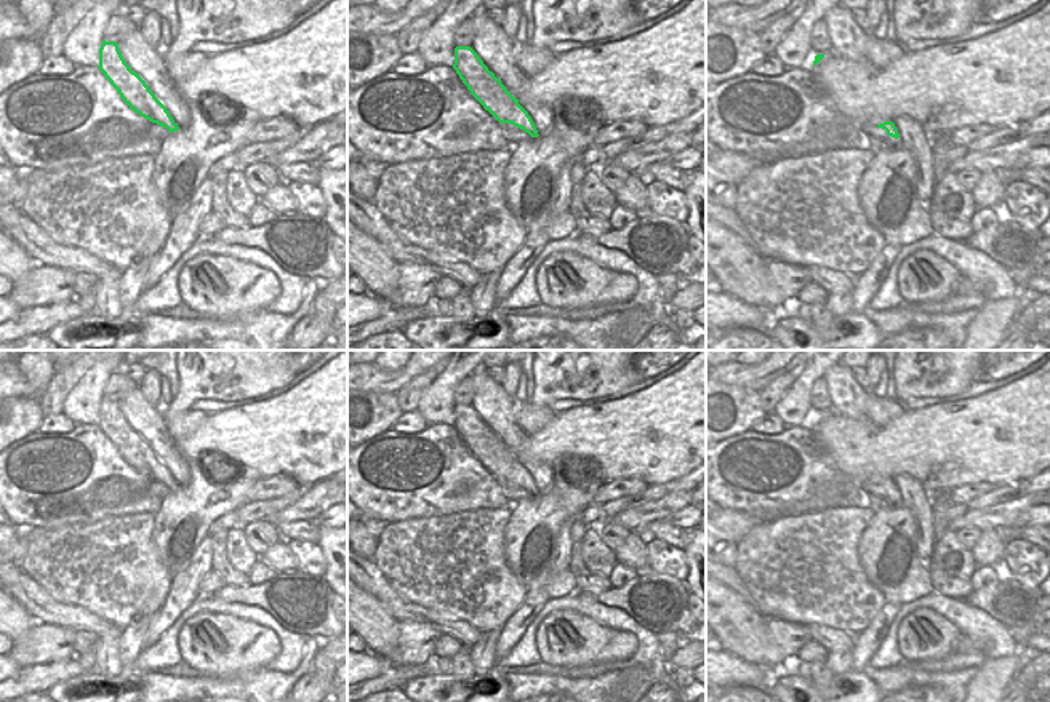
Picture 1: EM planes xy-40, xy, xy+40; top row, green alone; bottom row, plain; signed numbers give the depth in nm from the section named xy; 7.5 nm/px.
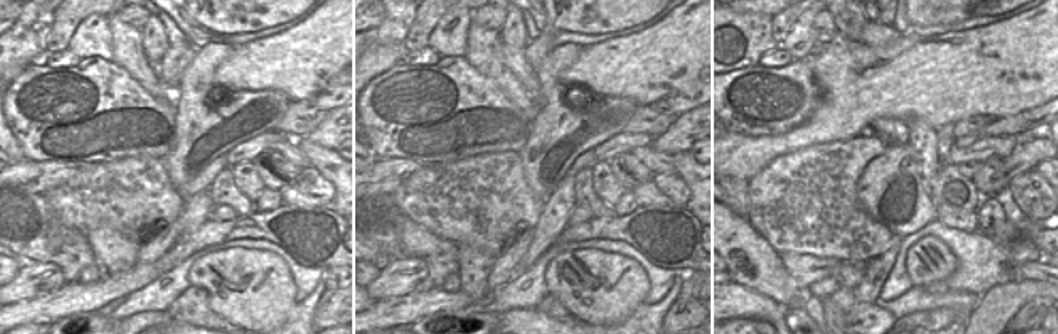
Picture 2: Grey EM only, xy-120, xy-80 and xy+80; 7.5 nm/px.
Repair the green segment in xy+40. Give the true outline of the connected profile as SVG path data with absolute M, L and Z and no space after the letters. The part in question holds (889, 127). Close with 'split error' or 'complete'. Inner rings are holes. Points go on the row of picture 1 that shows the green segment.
M884 122L877 126L861 125L860 130L869 149L898 149L903 146L903 139L893 122Z; split error

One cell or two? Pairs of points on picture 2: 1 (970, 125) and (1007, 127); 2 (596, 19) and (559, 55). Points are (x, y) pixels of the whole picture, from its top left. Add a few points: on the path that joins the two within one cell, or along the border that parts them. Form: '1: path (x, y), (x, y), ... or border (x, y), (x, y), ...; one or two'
1: border (996, 119), (980, 131); two
2: border (556, 45), (537, 71); two

